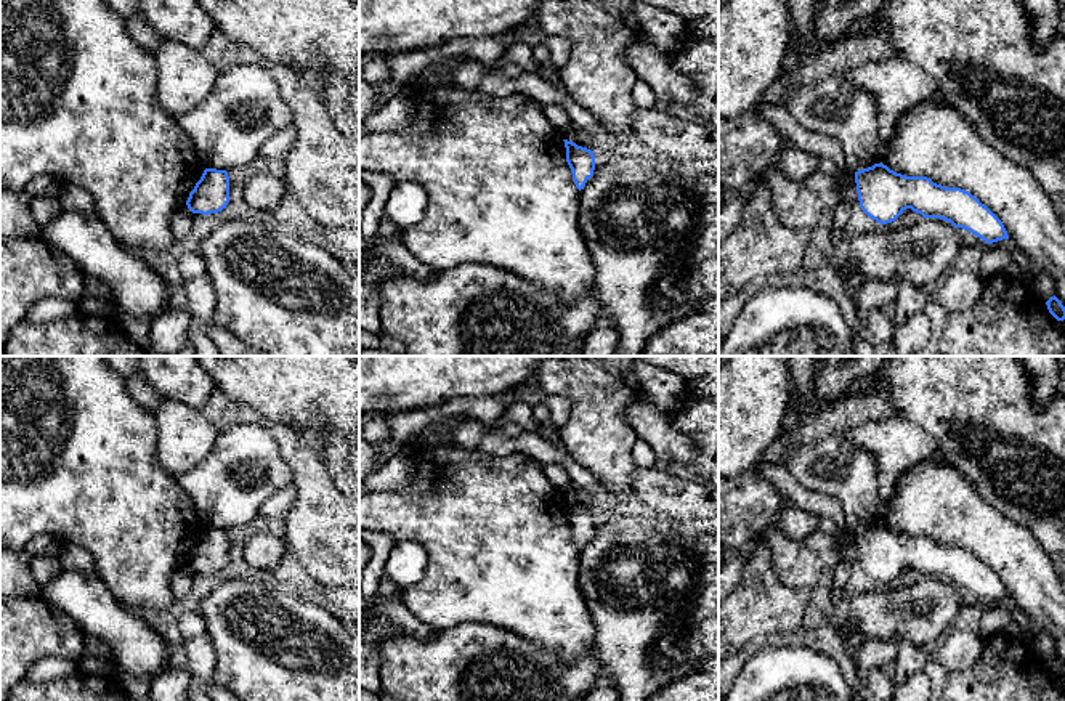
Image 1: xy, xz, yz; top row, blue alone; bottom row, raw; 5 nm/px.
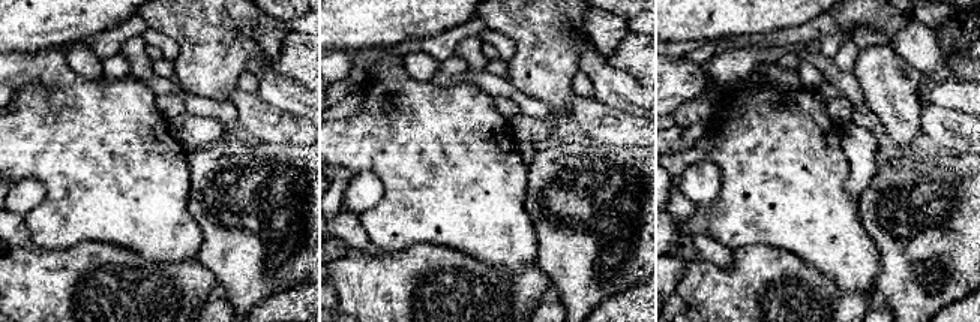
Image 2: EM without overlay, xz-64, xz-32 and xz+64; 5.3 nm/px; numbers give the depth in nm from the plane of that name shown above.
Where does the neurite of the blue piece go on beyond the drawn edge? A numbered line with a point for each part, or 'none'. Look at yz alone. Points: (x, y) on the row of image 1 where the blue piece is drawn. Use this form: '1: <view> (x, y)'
none

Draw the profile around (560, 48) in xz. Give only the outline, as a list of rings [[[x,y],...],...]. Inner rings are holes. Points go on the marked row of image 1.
[[[547,35],[541,45],[550,51],[550,67],[553,71],[563,69],[571,58],[571,43],[566,38],[557,35]]]

